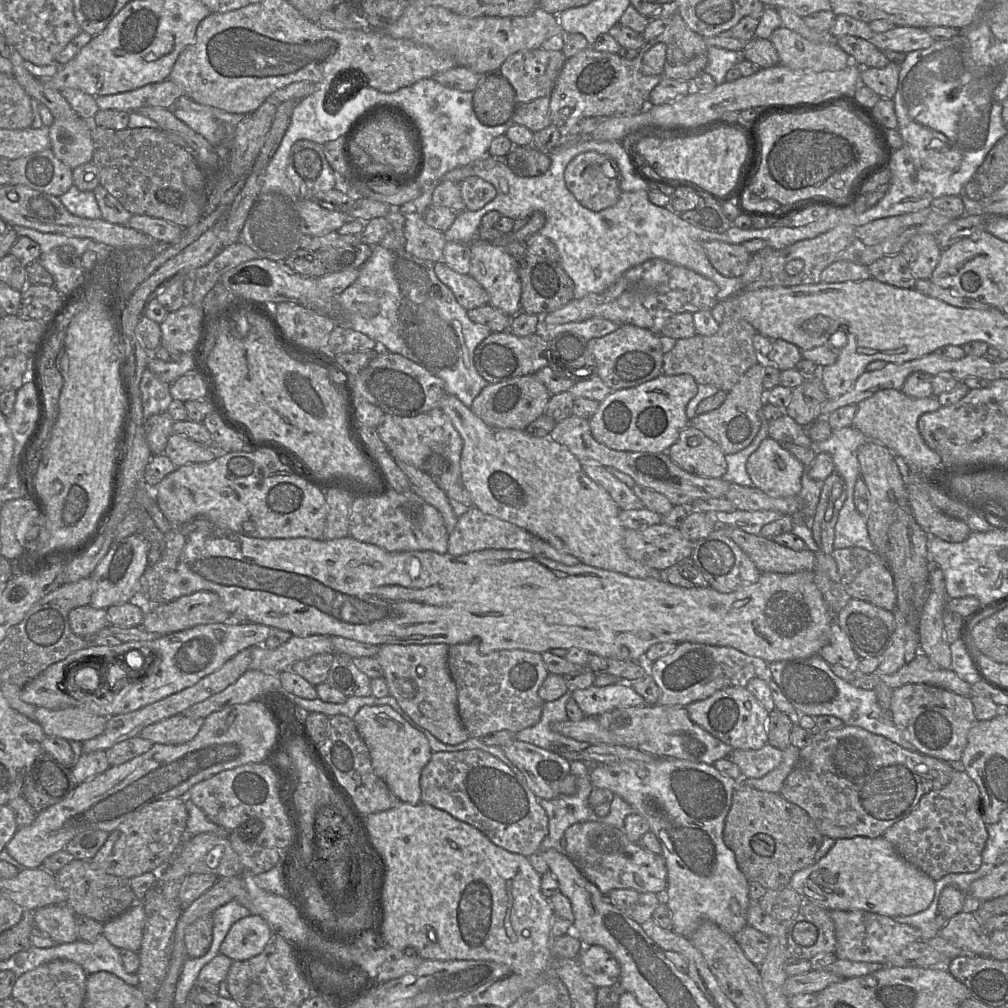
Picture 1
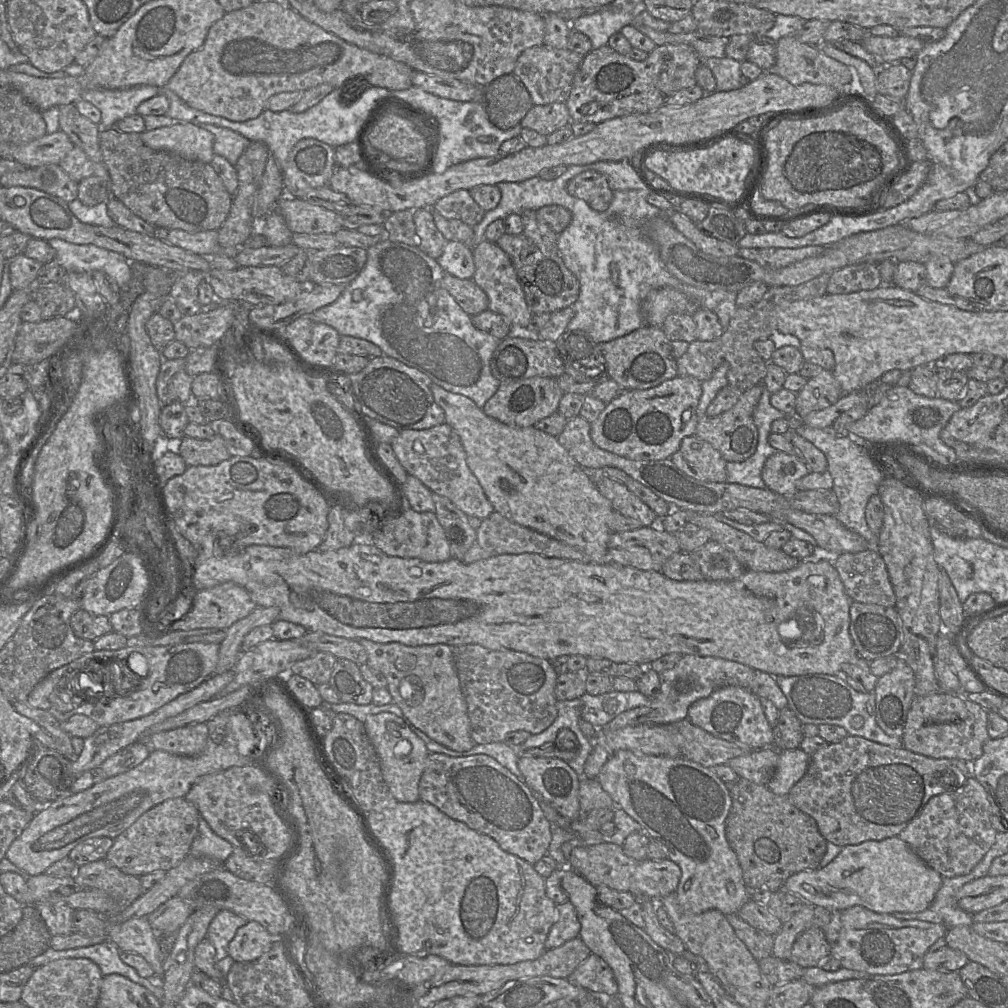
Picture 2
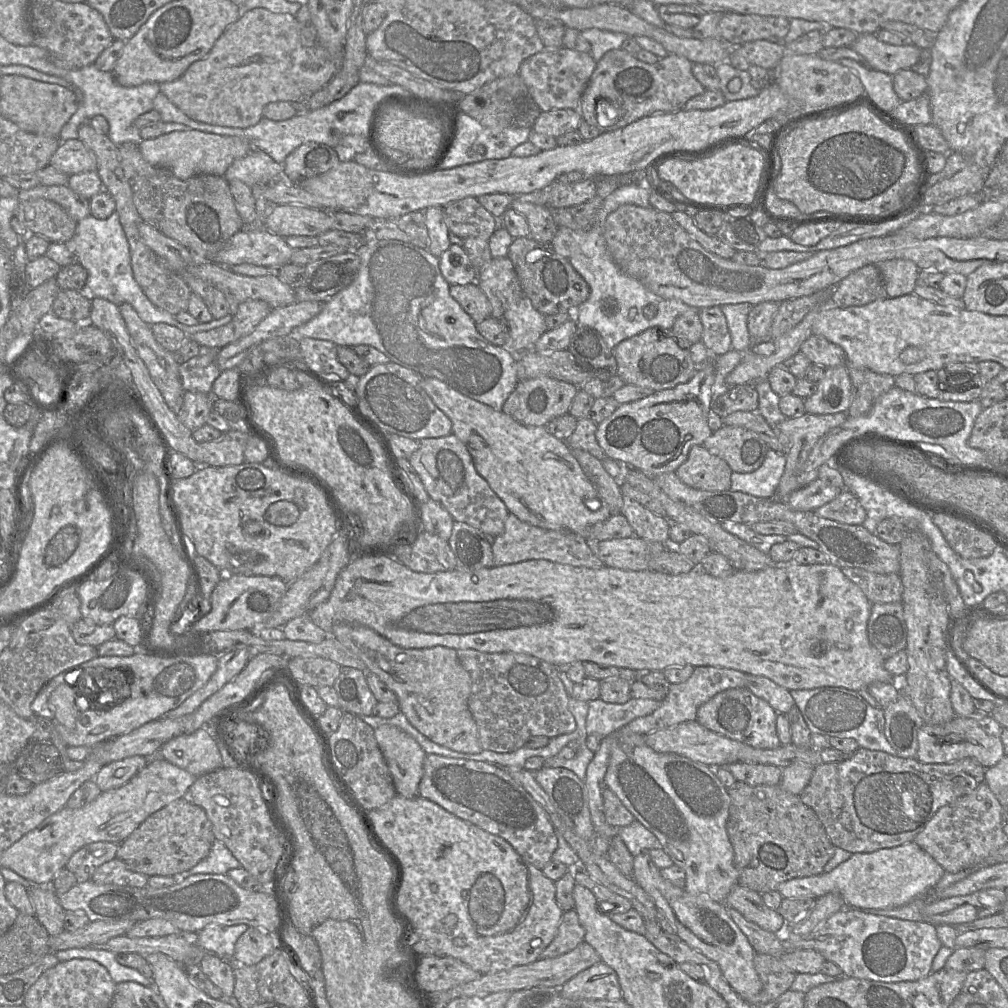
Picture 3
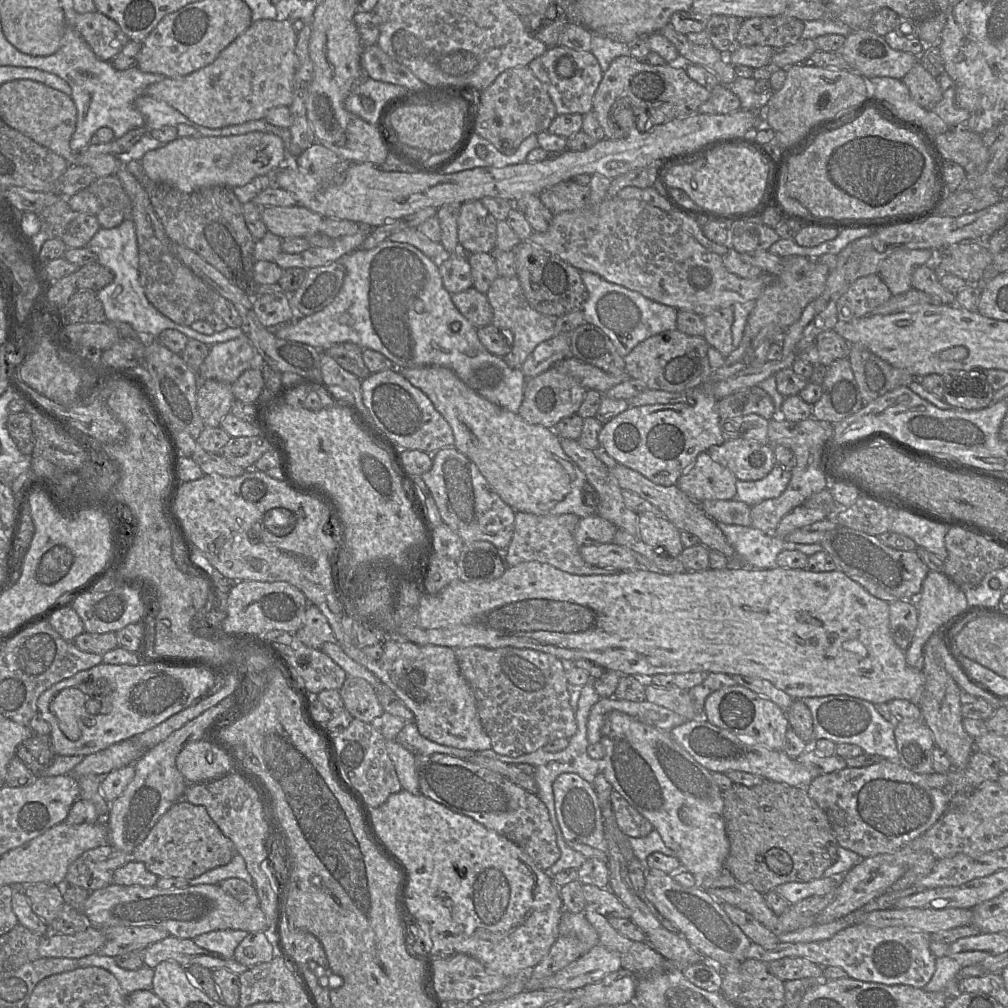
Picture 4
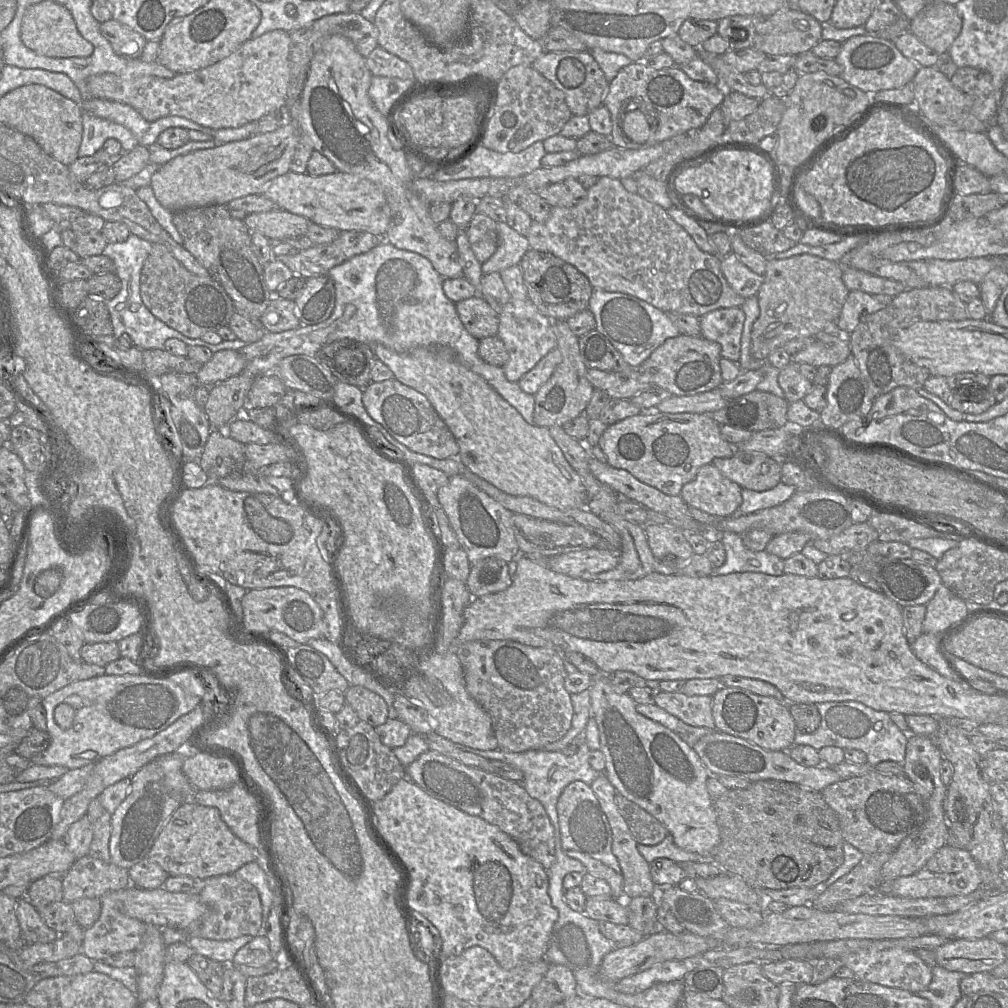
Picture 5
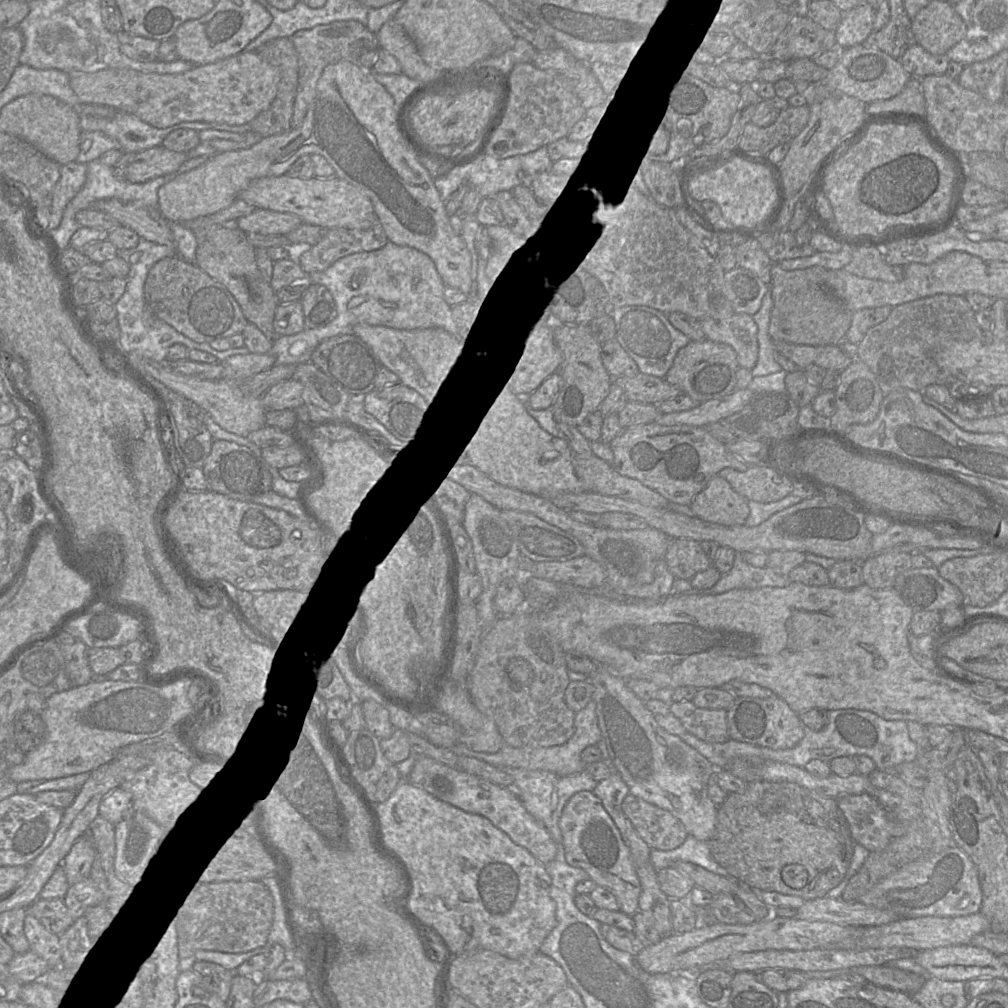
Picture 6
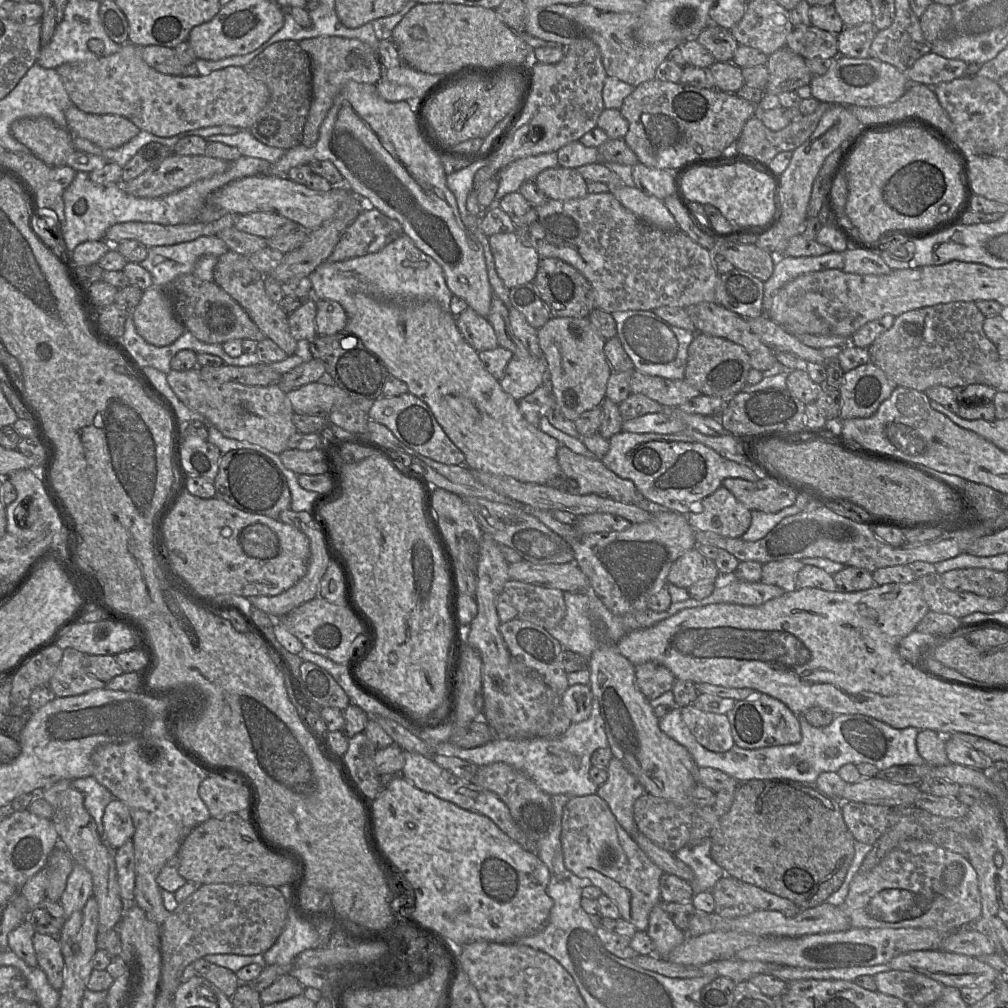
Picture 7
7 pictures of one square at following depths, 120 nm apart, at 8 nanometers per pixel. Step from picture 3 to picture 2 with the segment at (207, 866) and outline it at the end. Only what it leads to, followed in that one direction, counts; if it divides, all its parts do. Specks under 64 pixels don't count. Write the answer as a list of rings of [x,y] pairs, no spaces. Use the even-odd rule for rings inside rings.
[[[200,816],[198,833],[192,842],[190,853],[194,857],[207,857],[224,863],[232,854],[233,846],[218,836]]]

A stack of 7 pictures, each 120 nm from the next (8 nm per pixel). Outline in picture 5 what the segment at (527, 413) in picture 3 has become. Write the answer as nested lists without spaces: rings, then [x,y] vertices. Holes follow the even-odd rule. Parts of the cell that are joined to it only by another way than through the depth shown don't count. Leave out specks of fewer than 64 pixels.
[[[553,321],[553,328],[557,337],[557,348],[562,354],[562,361],[550,379],[534,395],[534,424],[546,428],[563,426],[566,422],[585,414],[595,390],[587,378],[589,368],[585,365],[580,353],[579,337],[572,332],[567,321]]]

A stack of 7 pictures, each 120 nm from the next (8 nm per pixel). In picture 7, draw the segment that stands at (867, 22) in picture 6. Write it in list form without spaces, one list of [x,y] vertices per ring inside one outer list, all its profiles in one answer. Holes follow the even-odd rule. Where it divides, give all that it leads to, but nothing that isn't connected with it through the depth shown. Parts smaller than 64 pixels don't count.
[[[874,23],[845,27],[837,35],[839,55],[852,58],[870,57],[870,47],[876,32]]]

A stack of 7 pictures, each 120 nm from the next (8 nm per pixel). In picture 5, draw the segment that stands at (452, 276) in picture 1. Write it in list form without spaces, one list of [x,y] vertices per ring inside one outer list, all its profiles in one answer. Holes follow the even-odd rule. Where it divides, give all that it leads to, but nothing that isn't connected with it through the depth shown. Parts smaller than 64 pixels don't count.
[[[475,295],[456,303],[456,311],[466,330],[476,339],[496,336],[499,314],[481,297]]]

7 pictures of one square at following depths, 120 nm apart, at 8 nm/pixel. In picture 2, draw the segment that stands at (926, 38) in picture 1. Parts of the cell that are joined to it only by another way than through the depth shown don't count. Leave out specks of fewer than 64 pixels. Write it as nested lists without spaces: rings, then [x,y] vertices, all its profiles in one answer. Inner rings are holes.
[[[869,33],[860,43],[866,51],[877,57],[881,66],[899,63],[902,58],[915,57],[926,45],[921,40],[909,36],[884,37]]]

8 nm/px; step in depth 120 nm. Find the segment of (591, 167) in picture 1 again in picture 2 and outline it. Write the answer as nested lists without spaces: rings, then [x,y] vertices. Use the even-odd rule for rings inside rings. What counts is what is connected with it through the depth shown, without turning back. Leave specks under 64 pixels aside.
[[[592,170],[576,175],[568,182],[566,189],[570,195],[584,200],[598,212],[604,212],[609,208],[614,194],[607,178]]]

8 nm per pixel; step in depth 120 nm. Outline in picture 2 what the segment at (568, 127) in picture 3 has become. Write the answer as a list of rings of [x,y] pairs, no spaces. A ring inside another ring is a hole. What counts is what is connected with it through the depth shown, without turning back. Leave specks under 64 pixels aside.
[[[555,102],[546,105],[534,105],[521,120],[520,126],[548,136],[571,124],[569,110],[565,103]]]

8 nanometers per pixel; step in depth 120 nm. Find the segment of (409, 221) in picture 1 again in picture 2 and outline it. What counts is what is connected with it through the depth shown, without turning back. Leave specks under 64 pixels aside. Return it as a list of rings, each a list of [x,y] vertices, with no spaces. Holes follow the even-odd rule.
[[[418,208],[414,211],[413,220],[420,238],[419,249],[437,260],[443,253],[447,239],[436,227],[432,209]]]

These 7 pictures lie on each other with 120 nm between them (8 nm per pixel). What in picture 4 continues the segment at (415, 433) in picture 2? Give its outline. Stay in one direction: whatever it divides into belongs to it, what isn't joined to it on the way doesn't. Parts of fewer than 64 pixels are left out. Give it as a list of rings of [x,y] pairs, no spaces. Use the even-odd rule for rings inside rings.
[[[455,447],[444,448],[430,455],[433,455],[433,465],[421,477],[431,492],[443,522],[464,542],[488,541],[497,549],[506,550],[513,536],[516,511],[501,499],[475,463]]]

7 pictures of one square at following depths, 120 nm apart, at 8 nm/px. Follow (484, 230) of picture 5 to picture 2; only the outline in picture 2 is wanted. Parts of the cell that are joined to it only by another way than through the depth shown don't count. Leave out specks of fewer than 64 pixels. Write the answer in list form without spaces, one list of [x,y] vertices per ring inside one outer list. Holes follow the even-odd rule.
[[[464,189],[439,199],[434,209],[444,218],[461,220],[470,227],[480,223],[485,215],[485,211],[473,199],[469,190]]]

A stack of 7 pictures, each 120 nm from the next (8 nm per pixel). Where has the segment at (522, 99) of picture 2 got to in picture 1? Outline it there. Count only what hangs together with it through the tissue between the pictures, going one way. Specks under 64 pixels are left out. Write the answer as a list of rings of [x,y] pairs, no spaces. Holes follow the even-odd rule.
[[[499,73],[483,76],[473,92],[474,111],[486,126],[498,126],[510,121],[517,106],[514,88]]]

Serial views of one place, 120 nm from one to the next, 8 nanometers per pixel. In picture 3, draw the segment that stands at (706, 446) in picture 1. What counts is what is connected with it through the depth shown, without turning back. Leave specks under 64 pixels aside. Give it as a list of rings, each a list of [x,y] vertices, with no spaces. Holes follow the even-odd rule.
[[[703,445],[693,446],[685,462],[676,470],[685,484],[701,490],[725,491],[731,487],[732,469]]]

